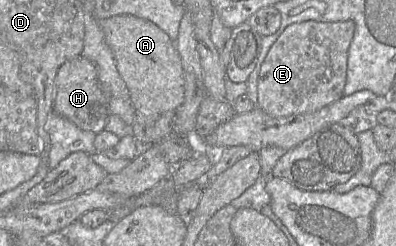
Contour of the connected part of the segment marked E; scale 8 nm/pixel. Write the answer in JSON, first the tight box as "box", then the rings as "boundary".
{"box":[257,21,354,118],"boundary":[[[304,21],[287,26],[261,64],[257,107],[271,117],[282,118],[315,112],[342,98],[354,29],[352,21]]]}

